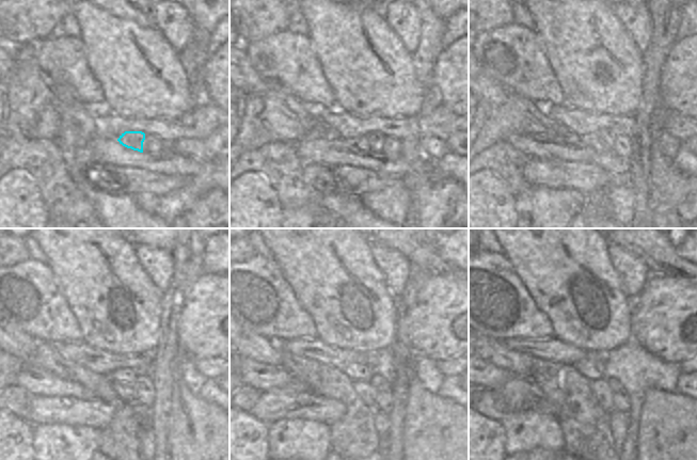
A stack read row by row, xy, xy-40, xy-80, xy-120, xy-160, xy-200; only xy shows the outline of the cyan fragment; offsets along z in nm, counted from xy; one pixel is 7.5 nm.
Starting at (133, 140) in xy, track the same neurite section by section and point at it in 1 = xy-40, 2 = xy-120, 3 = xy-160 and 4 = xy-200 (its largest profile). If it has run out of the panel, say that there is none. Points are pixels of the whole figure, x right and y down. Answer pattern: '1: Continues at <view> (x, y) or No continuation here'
1: Continues at xy-40 (374, 140)
2: Continues at xy-120 (125, 390)
3: Continues at xy-160 (363, 389)
4: Continues at xy-200 (601, 389).

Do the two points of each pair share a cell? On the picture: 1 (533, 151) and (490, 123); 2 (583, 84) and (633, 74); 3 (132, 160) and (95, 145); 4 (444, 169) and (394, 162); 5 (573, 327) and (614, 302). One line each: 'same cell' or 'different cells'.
1: different cells
2: same cell
3: same cell
4: different cells
5: same cell

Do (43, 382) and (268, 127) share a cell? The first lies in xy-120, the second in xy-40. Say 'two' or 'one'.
two

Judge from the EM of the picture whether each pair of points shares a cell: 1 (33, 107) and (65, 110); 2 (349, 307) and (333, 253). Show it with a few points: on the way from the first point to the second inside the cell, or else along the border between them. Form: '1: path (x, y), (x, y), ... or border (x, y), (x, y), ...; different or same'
1: border (52, 84), (54, 106), (59, 115), (60, 126); different
2: path (346, 294), (333, 275), (333, 267); same

